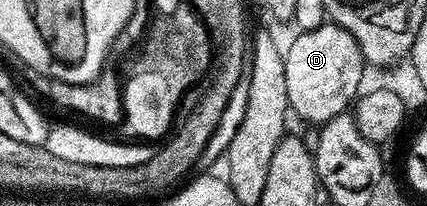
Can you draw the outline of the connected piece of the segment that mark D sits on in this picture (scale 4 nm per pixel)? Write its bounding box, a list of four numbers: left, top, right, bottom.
[284,21,366,125]

